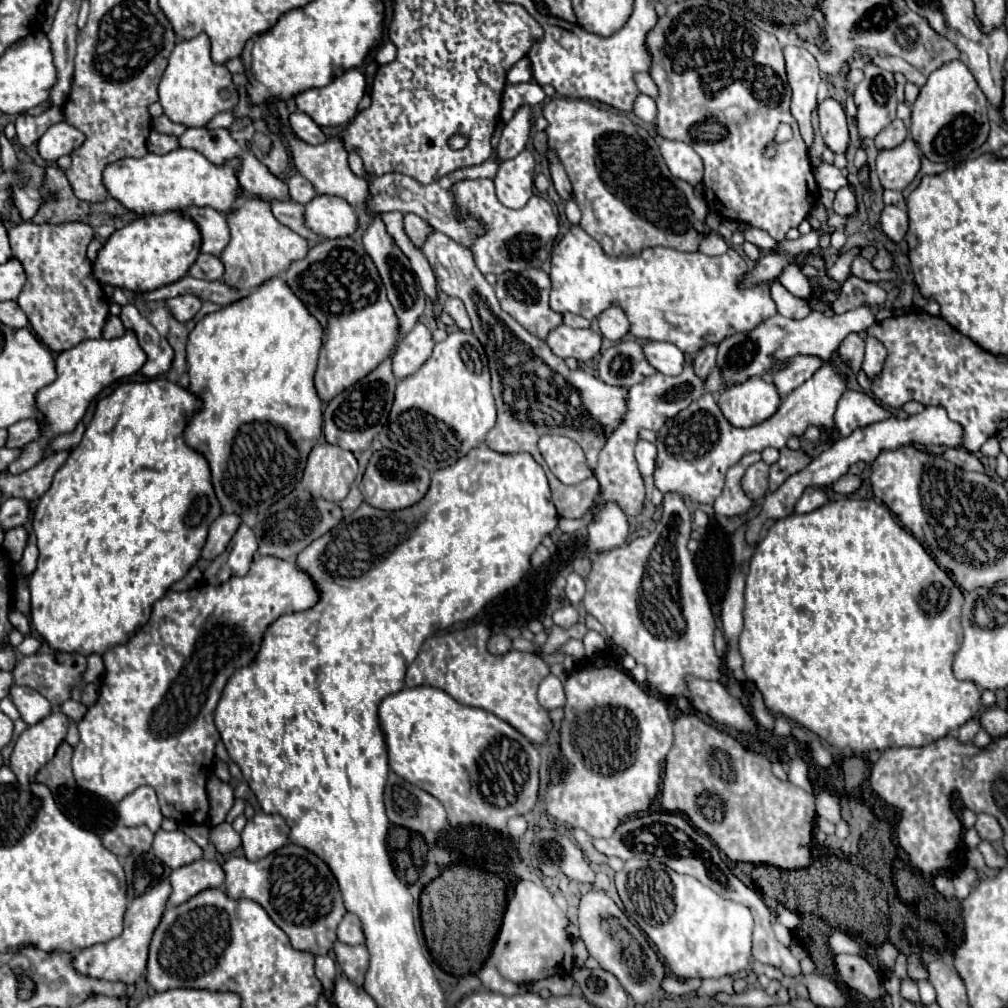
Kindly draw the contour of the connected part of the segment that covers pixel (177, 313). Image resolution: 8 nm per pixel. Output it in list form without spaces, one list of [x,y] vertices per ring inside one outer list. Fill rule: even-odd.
[[[180,295],[180,297],[164,301],[164,305],[174,315],[174,319],[184,323],[184,321],[190,321],[198,313],[198,309],[202,307],[202,301],[192,295]]]

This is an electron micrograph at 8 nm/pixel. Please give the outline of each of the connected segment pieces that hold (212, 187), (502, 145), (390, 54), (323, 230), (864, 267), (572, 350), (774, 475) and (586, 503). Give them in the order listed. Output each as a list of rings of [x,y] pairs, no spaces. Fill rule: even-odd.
[[[176,149],[168,155],[146,153],[144,157],[124,157],[110,163],[102,173],[102,183],[112,199],[122,203],[128,211],[138,215],[164,213],[182,207],[212,207],[220,213],[232,211],[232,201],[240,195],[236,179],[240,163],[228,161],[222,167],[212,165],[202,153],[194,149]]]
[[[522,105],[514,113],[514,117],[504,125],[502,137],[498,143],[500,149],[500,161],[508,157],[516,157],[528,143],[530,137],[530,127],[532,127],[532,105]]]
[[[384,43],[380,49],[378,49],[378,53],[376,53],[376,61],[380,63],[380,65],[386,65],[386,63],[390,63],[390,61],[394,61],[396,59],[396,47],[392,45],[392,43]]]
[[[318,195],[304,205],[304,225],[320,237],[336,239],[352,235],[358,221],[352,205],[344,199]]]
[[[856,257],[856,259],[854,259],[854,263],[852,263],[852,275],[860,277],[860,279],[864,279],[864,281],[872,281],[872,283],[882,281],[882,279],[888,279],[888,273],[876,271],[876,269],[872,267],[872,263],[870,263],[868,259],[864,259],[864,257]]]
[[[560,325],[546,337],[546,343],[556,357],[590,361],[600,353],[602,337],[592,329],[572,329],[568,325]]]
[[[784,447],[780,451],[780,459],[770,467],[770,491],[776,491],[790,475],[804,469],[808,463],[810,463],[810,457],[806,453]]]
[[[546,473],[546,477],[548,477],[550,489],[552,489],[552,503],[560,517],[578,519],[594,505],[594,497],[600,489],[596,479],[584,479],[578,485],[570,485],[570,487],[562,489],[562,485],[558,485],[558,479],[554,475]]]

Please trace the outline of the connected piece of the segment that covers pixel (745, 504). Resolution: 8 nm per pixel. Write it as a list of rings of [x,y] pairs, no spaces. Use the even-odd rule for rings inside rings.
[[[748,453],[744,455],[732,469],[728,469],[726,475],[726,485],[722,495],[716,499],[714,503],[714,513],[716,515],[724,515],[724,517],[736,517],[736,515],[744,515],[752,501],[746,497],[746,493],[740,487],[740,479],[744,475],[744,471],[752,465],[760,461],[760,453]]]

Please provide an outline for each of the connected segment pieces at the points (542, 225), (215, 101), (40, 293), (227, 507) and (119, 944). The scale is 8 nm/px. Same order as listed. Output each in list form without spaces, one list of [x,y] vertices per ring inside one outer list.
[[[462,179],[452,185],[452,195],[458,205],[458,213],[462,217],[474,217],[486,225],[484,235],[476,237],[470,253],[474,257],[476,267],[486,273],[506,273],[506,271],[524,271],[528,265],[540,265],[550,255],[550,245],[558,235],[558,219],[550,207],[550,203],[532,195],[530,201],[522,209],[508,209],[496,199],[494,181],[492,179]]]
[[[200,33],[190,41],[176,43],[158,87],[158,99],[164,115],[184,127],[206,127],[214,115],[236,107],[238,91],[232,83],[232,73],[210,59],[210,39],[206,33]]]
[[[22,221],[20,225],[16,225],[8,231],[12,255],[14,255],[14,259],[18,259],[22,263],[24,273],[26,273],[26,283],[18,297],[18,305],[26,313],[36,337],[52,353],[62,353],[66,349],[72,349],[86,339],[100,339],[106,319],[110,315],[108,297],[104,295],[102,287],[92,277],[92,261],[86,257],[86,249],[88,249],[88,243],[92,241],[92,237],[94,237],[94,231],[86,223],[34,225],[34,223]]]
[[[272,277],[272,279],[264,281],[260,287],[256,287],[246,297],[222,307],[220,311],[214,311],[210,315],[206,315],[192,329],[192,333],[188,337],[188,347],[186,347],[186,351],[188,351],[188,373],[190,373],[190,387],[188,389],[202,399],[204,407],[186,425],[184,439],[192,449],[200,451],[208,459],[210,469],[212,469],[212,483],[214,483],[214,489],[216,489],[216,497],[218,497],[224,513],[234,513],[238,517],[246,517],[248,513],[266,511],[272,503],[276,503],[284,495],[288,495],[298,485],[298,481],[302,479],[302,471],[306,467],[308,453],[312,451],[312,447],[318,443],[318,437],[322,435],[322,401],[320,401],[320,397],[316,393],[316,387],[314,387],[314,371],[316,371],[318,353],[320,353],[320,347],[322,347],[322,333],[324,333],[324,329],[322,329],[320,321],[316,317],[312,317],[308,307],[294,295],[294,291],[288,287],[288,283],[280,277]]]
[[[162,881],[160,885],[134,897],[132,903],[128,905],[128,911],[124,917],[124,931],[106,943],[98,943],[98,945],[78,951],[76,953],[76,969],[80,969],[80,973],[88,973],[90,977],[98,977],[98,979],[124,981],[128,985],[136,983],[142,977],[142,973],[146,971],[148,947],[152,941],[152,933],[156,931],[160,917],[166,911],[166,901],[170,897],[170,891],[172,891],[170,881]]]

